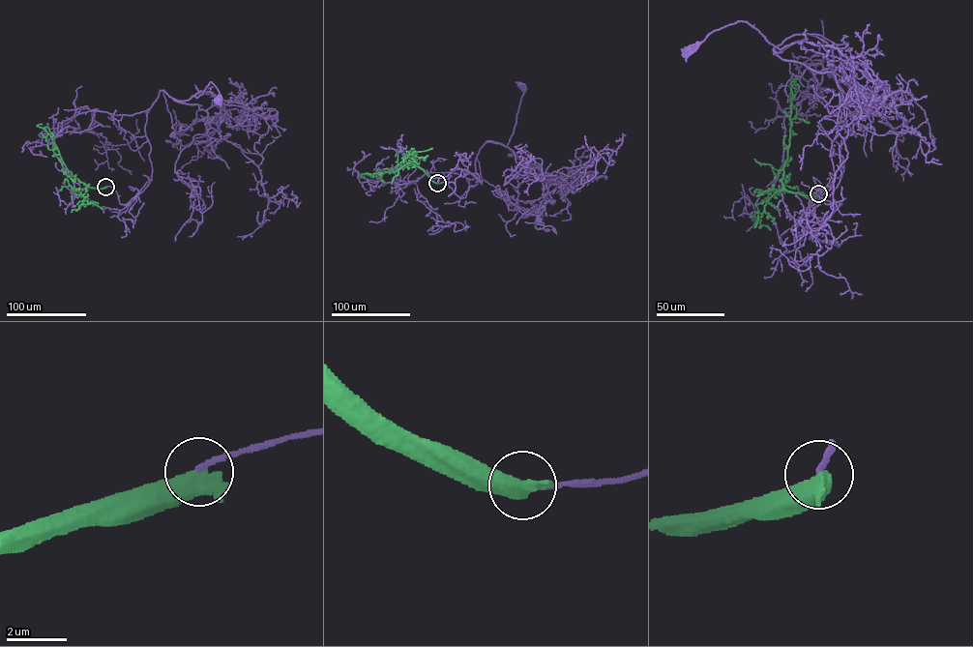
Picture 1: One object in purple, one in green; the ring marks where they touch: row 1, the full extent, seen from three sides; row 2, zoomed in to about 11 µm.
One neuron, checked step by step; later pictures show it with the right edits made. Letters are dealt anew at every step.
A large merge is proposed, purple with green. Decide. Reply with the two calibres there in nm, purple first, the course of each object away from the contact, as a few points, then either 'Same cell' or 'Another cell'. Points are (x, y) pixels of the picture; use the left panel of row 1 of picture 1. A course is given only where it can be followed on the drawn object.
Thickness 170 nm (purple) against 650 nm. Course of purple: (105, 187), (126, 204), (151, 179), (145, 126), (160, 90), (185, 101), (211, 82), (219, 100). Course of green: (105, 187), (90, 188), (69, 171), (54, 140), (38, 125), (42, 124). Another cell

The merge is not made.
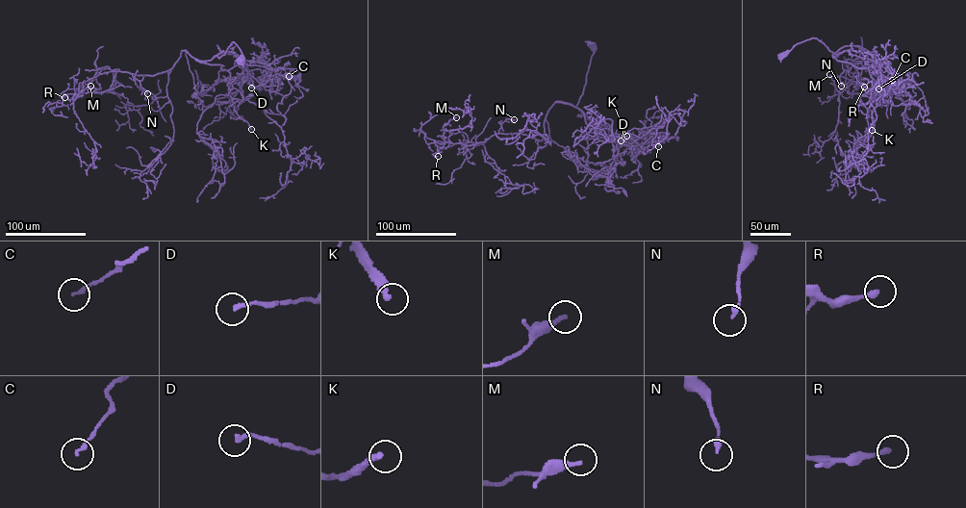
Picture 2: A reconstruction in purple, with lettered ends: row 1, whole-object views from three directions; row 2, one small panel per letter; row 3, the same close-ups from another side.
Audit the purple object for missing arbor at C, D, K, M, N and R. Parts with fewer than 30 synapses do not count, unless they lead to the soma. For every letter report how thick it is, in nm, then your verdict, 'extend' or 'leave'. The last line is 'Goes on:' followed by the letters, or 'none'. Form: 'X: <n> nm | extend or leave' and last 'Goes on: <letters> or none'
C: 150 nm | leave
D: 180 nm | leave
K: 280 nm | extend
M: 220 nm | leave
N: 220 nm | leave
R: 220 nm | leave
Goes on: K

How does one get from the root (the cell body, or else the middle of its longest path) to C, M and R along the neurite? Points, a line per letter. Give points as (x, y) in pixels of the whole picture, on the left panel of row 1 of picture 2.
C: (241, 60), (233, 41), (216, 56), (234, 53), (271, 70), (292, 68), (289, 76)
M: (241, 60), (233, 41), (207, 61), (182, 50), (167, 70), (116, 71), (110, 88), (73, 104), (90, 86)
R: (241, 60), (233, 41), (207, 61), (182, 50), (165, 71), (99, 74), (66, 88), (64, 97)

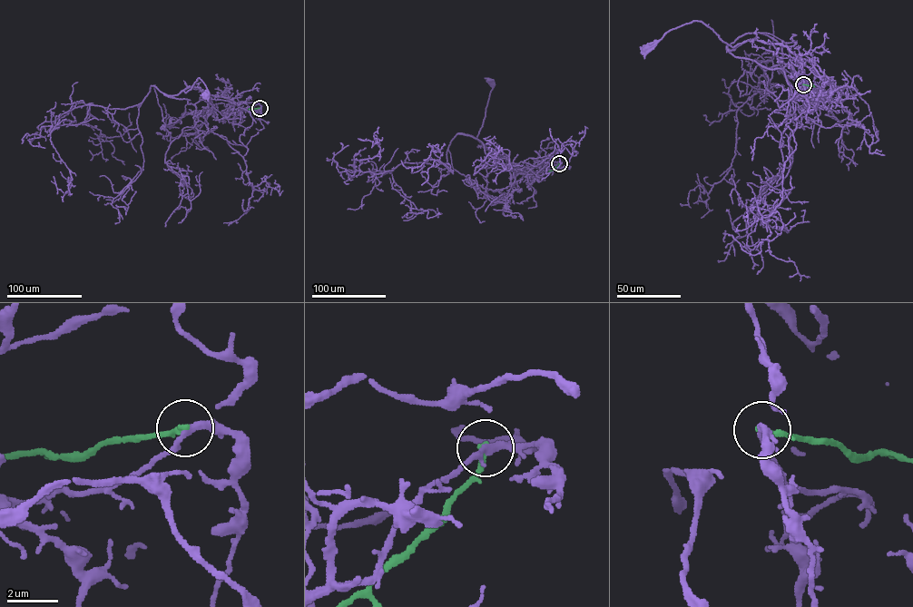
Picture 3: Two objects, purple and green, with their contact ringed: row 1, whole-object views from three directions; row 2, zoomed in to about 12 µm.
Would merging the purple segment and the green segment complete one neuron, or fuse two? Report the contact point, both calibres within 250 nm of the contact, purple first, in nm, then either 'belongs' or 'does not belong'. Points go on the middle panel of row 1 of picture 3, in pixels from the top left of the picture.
at (559, 163); 280 nm thick on the purple side, 240 nm on the other; does not belong

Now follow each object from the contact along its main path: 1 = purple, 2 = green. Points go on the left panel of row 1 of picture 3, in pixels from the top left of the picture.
1: (260, 108), (245, 111), (227, 98), (191, 87), (183, 91), (190, 90), (199, 78), (206, 87), (206, 94)
2: (260, 108), (248, 109)

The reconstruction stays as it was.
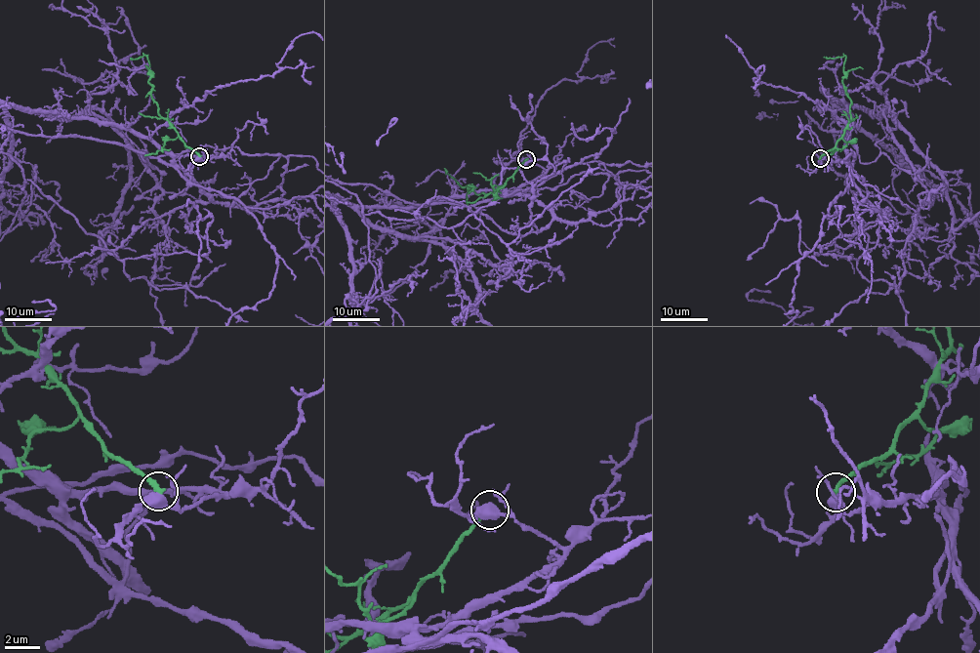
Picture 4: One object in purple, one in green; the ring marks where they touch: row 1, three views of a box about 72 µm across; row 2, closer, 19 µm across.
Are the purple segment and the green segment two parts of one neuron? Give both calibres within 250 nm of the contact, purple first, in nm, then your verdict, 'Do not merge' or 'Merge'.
Thickness 480 nm (purple) against 280 nm. Do not merge

